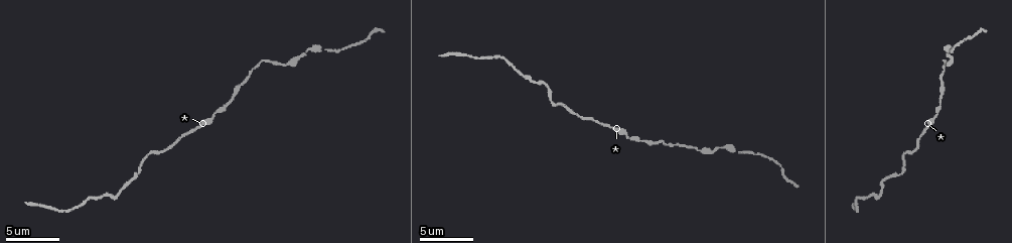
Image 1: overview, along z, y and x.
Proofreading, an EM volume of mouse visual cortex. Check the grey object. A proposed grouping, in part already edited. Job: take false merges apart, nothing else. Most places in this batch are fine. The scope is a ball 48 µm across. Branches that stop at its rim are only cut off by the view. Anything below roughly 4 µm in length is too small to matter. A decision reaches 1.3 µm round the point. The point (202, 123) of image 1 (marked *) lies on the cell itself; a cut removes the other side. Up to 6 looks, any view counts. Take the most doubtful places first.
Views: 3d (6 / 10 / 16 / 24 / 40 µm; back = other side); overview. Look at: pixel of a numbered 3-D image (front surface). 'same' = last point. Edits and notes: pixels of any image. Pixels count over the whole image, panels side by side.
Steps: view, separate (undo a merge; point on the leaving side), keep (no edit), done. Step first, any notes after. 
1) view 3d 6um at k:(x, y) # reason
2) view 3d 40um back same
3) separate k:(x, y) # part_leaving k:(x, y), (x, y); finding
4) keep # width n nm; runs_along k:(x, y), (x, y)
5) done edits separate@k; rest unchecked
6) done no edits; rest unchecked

view 3d 10um at 1:(942, 78) # thick turns thin

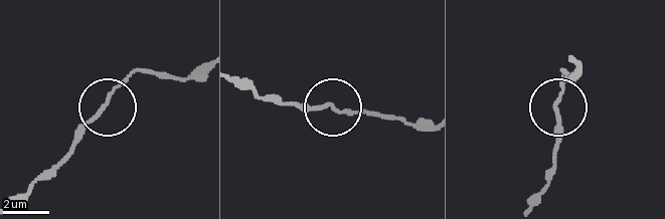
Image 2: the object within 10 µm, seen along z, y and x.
view 3d 10um back at 2:(103, 105)

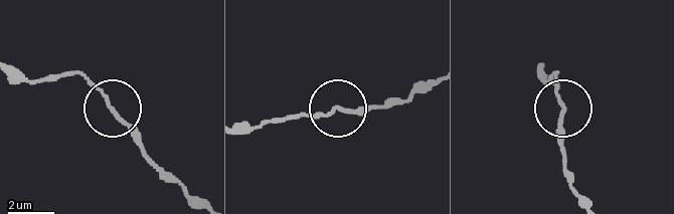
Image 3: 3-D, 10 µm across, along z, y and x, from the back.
keep # width 150 nm; runs_along 3:(201, 204), (150, 154), (132, 126), (76, 73); one cell here

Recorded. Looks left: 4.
view 3d 10um at 1:(947, 53) # narrows sharply

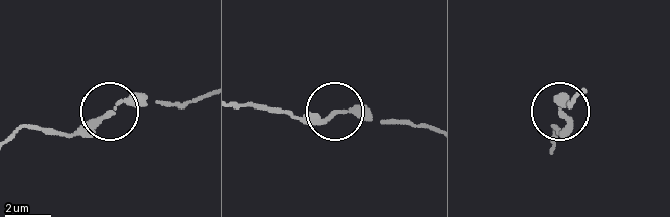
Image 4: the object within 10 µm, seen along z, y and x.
view 3d 10um back at 4:(111, 110) # from behind

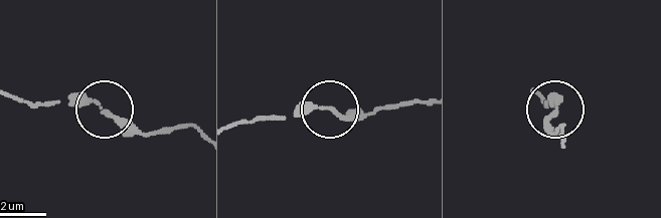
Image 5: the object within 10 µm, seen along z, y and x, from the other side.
keep # width 200 nm; runs_along 5:(425, 100), (344, 116), (304, 106), (281, 118), (254, 118); all the same cell

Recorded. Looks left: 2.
view 3d 10um at 1:(136, 174)

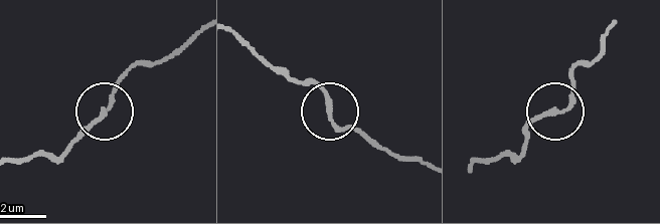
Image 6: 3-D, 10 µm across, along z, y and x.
keep # one cell here

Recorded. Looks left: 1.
done no edits; rest unchecked

